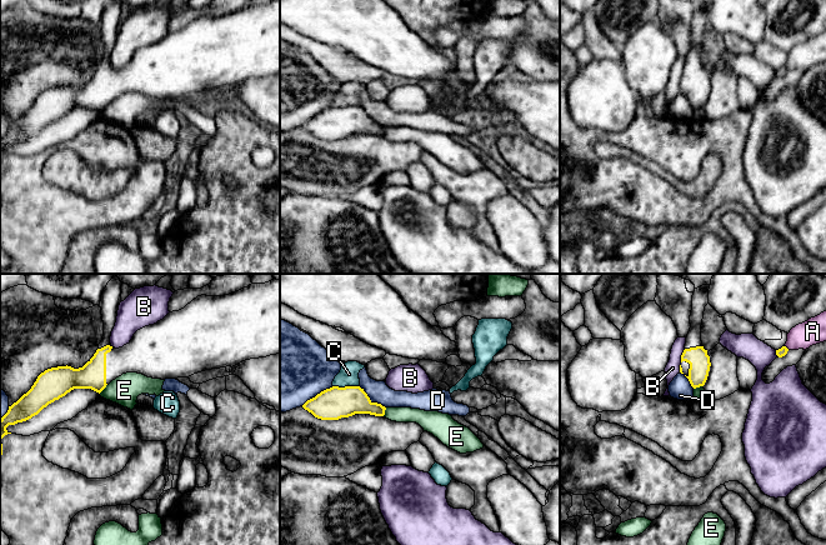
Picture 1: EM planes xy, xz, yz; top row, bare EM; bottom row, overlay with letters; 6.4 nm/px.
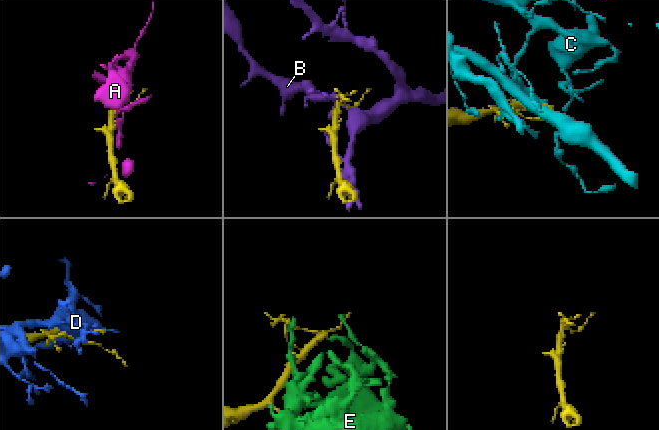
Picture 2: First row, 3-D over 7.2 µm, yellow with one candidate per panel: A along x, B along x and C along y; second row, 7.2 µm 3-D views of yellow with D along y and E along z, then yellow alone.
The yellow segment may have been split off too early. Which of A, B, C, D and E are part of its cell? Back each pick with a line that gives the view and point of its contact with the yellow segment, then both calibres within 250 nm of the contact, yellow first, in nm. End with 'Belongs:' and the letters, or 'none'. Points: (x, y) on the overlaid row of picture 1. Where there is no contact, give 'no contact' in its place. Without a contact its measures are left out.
Belongs: none

